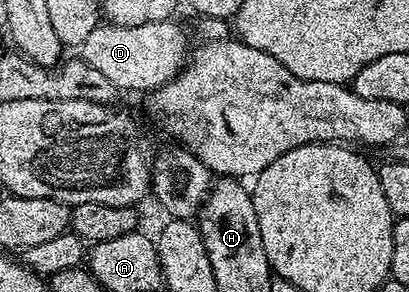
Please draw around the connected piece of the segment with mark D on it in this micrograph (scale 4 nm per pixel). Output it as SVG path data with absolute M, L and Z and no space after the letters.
M175 21L122 28L106 22L96 26L78 48L79 57L101 71L119 91L151 92L176 77L187 63L190 45Z

